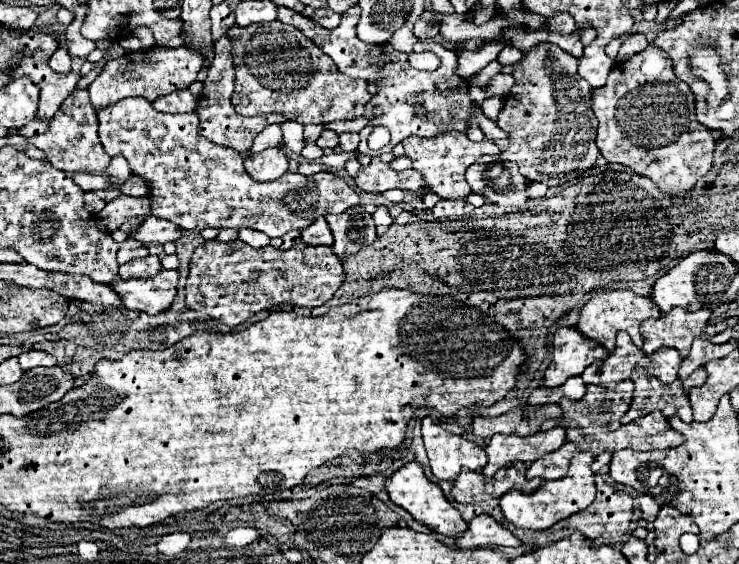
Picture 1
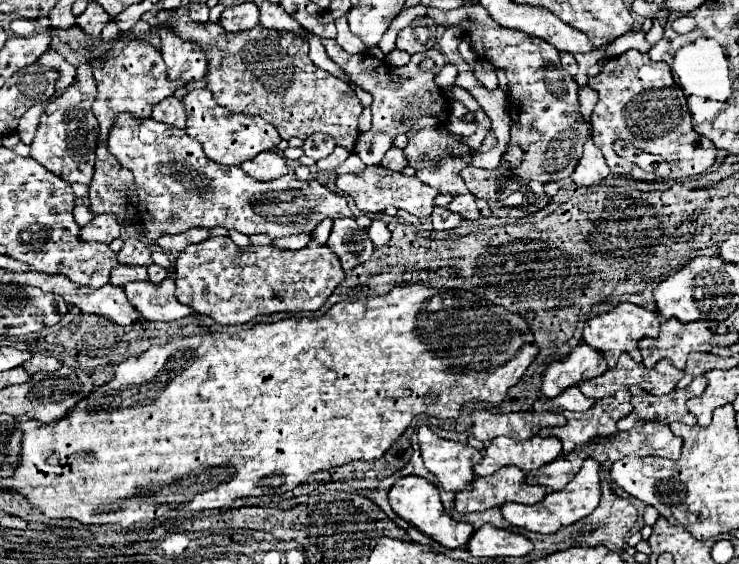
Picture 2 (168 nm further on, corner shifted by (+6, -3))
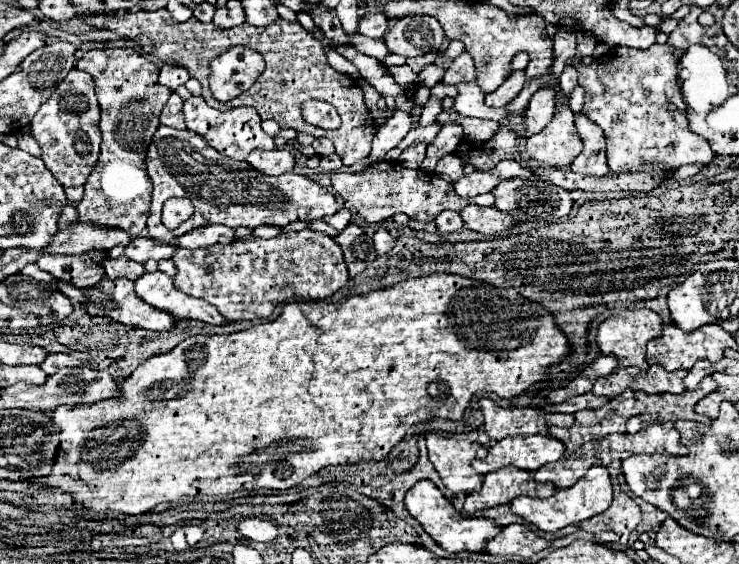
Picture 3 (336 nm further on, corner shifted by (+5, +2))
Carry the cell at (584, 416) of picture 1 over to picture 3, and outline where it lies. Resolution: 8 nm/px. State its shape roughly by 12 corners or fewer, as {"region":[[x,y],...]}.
{"region":[[625,389],[599,409],[577,411],[571,427],[549,427],[565,455],[591,439],[625,433],[645,405]]}

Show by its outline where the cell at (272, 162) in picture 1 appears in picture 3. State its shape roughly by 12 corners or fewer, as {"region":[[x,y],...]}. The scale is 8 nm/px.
{"region":[[253,149],[247,163],[265,175],[293,171],[289,149]]}

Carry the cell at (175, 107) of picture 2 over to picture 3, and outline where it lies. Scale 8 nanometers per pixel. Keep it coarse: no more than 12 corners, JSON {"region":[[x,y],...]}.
{"region":[[171,93],[161,111],[161,123],[183,129],[183,99]]}

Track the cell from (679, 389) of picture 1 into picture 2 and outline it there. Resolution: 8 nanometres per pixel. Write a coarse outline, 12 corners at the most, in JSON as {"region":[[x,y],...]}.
{"region":[[704,376],[664,396],[630,386],[634,410],[618,430],[650,420],[694,426],[686,400],[706,390]]}

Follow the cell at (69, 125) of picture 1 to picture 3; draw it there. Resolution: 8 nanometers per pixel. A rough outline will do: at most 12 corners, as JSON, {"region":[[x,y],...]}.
{"region":[[73,69],[31,135],[65,187],[85,185],[101,133],[95,81]]}

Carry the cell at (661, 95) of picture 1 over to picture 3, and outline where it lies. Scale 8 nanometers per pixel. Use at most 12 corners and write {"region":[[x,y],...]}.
{"region":[[669,45],[575,65],[611,171],[713,161]]}

